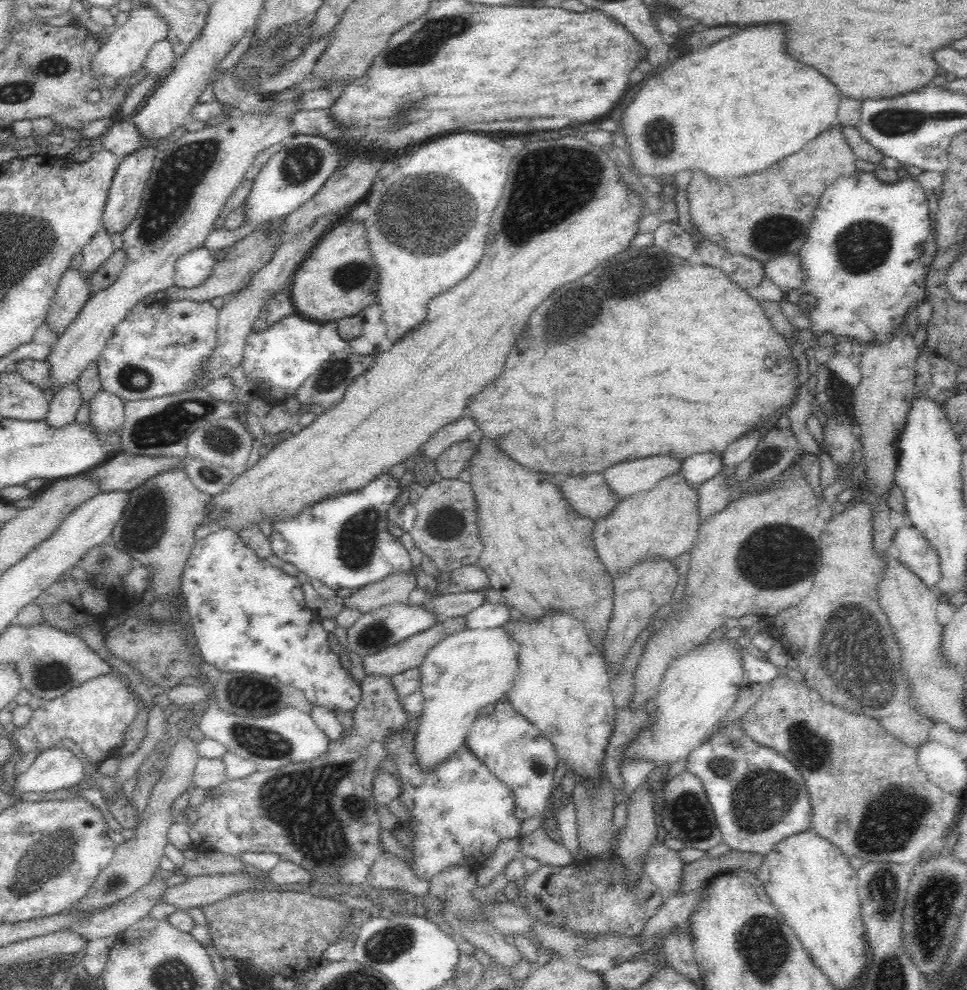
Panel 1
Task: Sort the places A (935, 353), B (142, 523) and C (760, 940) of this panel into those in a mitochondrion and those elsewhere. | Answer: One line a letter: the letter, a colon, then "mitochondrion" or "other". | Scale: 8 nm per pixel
A: other
B: mitochondrion
C: mitochondrion

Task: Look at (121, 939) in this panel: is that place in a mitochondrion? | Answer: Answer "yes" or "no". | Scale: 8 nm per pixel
no

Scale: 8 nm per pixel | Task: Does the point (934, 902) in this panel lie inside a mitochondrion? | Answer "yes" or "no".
yes

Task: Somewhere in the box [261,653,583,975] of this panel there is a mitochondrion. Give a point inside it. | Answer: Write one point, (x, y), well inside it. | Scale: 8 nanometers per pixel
(388, 946)

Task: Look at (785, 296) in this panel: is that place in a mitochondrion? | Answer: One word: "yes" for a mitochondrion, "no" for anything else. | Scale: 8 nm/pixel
no

